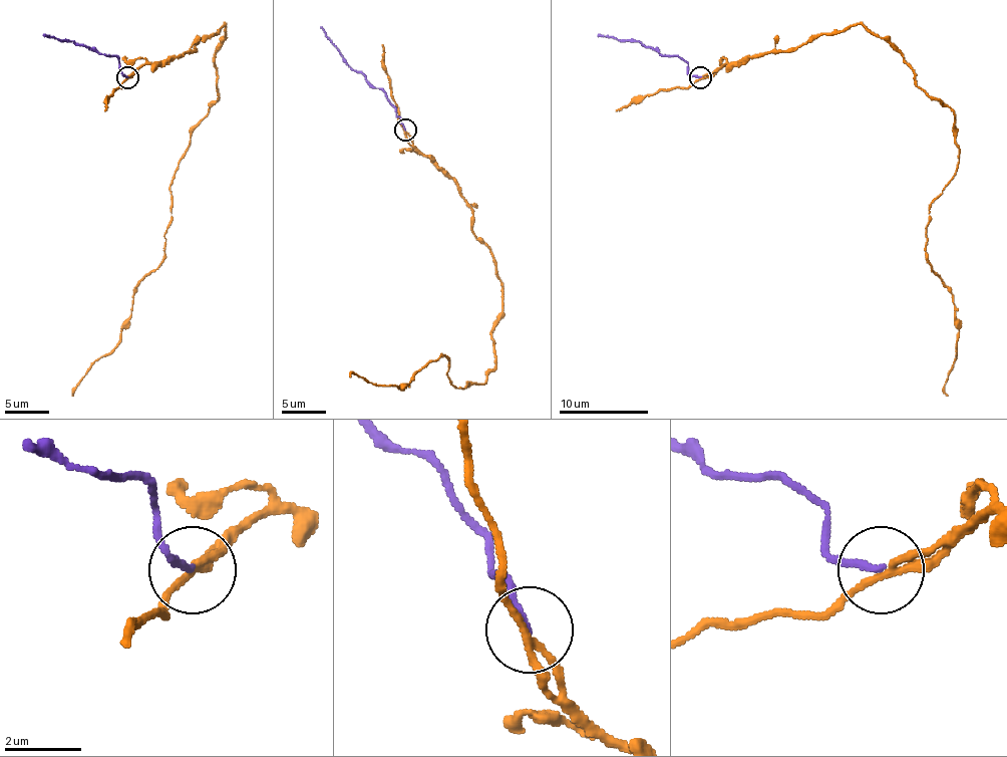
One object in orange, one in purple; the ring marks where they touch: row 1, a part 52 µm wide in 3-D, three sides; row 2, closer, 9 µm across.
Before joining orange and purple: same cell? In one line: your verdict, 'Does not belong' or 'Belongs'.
Belongs

